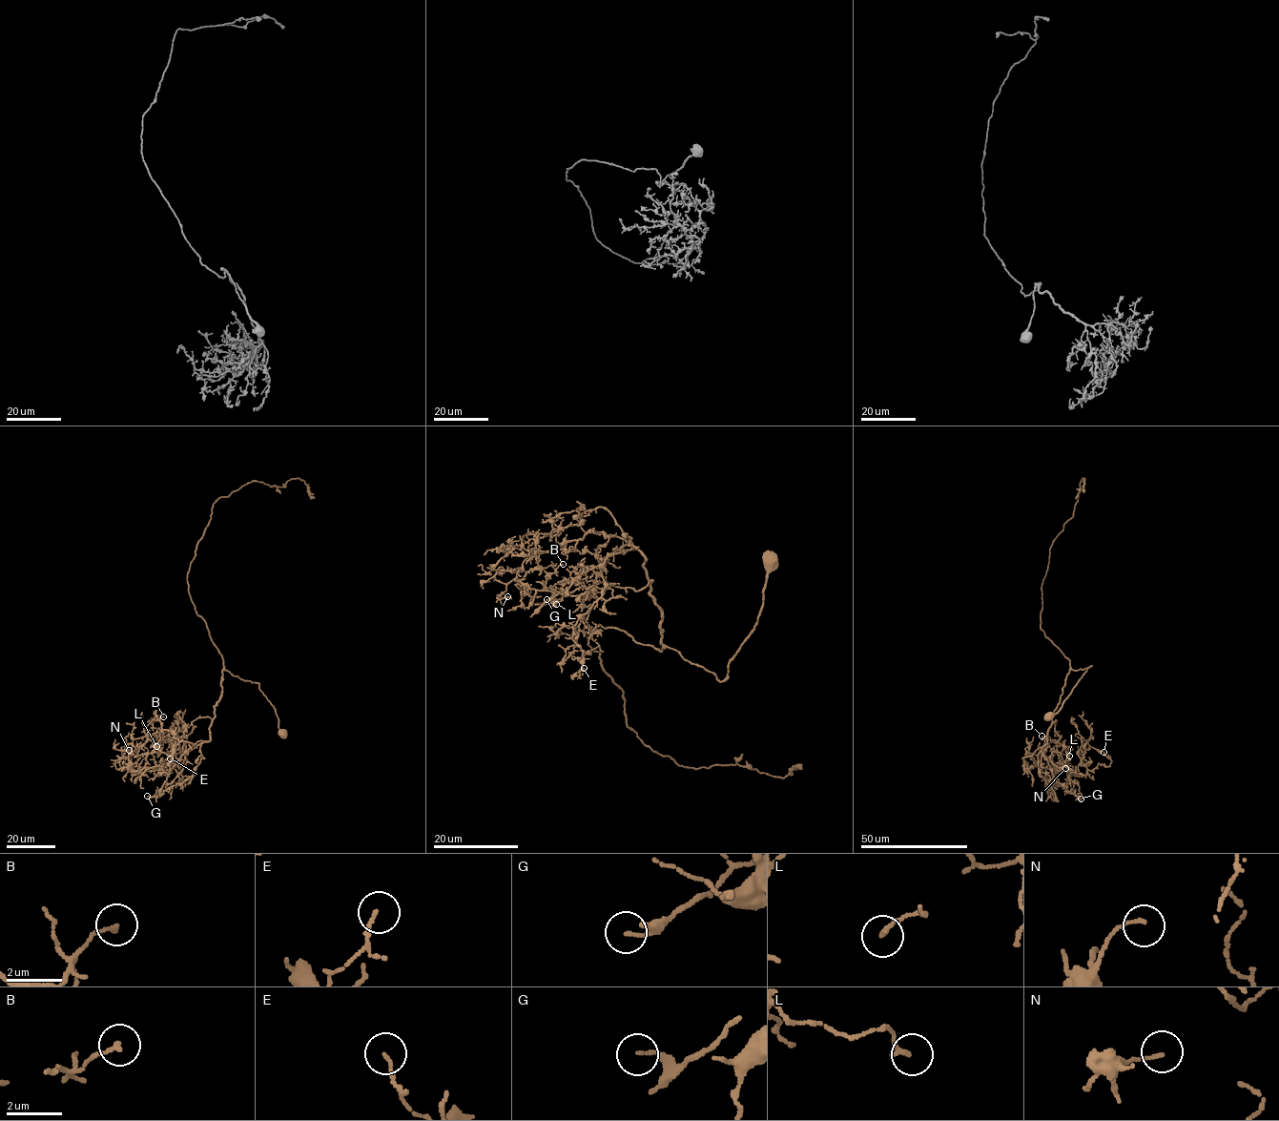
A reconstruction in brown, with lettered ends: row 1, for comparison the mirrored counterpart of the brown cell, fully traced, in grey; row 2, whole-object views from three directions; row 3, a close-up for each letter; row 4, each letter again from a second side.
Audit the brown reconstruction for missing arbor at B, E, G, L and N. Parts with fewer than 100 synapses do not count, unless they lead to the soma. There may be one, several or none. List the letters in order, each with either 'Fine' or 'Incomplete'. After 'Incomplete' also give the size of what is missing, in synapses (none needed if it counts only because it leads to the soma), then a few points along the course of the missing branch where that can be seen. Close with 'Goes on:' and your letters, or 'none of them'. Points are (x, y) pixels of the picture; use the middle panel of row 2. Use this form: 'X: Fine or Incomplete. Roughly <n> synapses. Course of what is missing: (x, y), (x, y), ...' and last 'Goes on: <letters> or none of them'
B: Fine
E: Fine
G: Fine
L: Fine
N: Fine
Goes on: none of them

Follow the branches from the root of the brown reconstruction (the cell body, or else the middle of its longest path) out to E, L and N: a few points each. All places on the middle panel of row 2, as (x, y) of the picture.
E: (771, 559), (757, 622), (719, 680), (661, 643), (645, 558), (620, 547), (572, 626), (584, 668)
L: (771, 559), (757, 622), (722, 680), (661, 643), (652, 580), (631, 545), (598, 572), (581, 564), (556, 604)
N: (771, 559), (722, 680), (661, 643), (631, 545), (587, 591), (514, 578), (507, 596)

